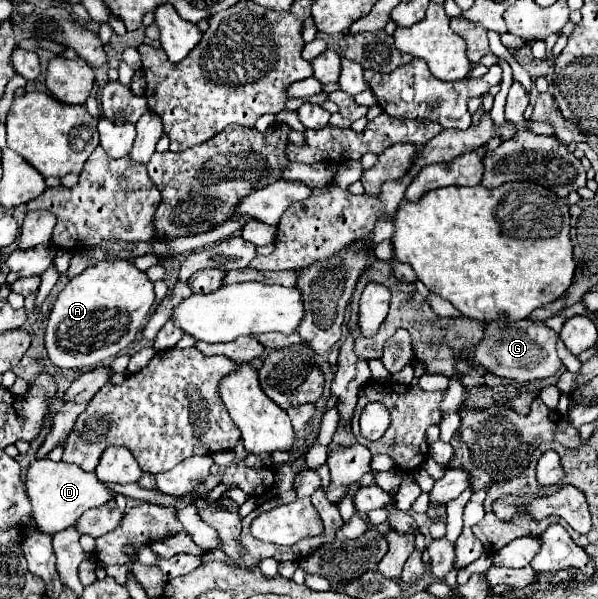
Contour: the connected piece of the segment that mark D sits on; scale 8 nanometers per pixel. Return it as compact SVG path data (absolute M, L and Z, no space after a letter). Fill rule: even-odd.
M49 457L37 459L31 463L27 477L25 477L25 489L33 505L33 519L37 527L43 533L57 533L63 531L79 521L79 517L91 509L91 507L101 507L109 501L115 501L115 491L109 489L95 471L83 471L79 465L71 465L65 461L51 461Z

